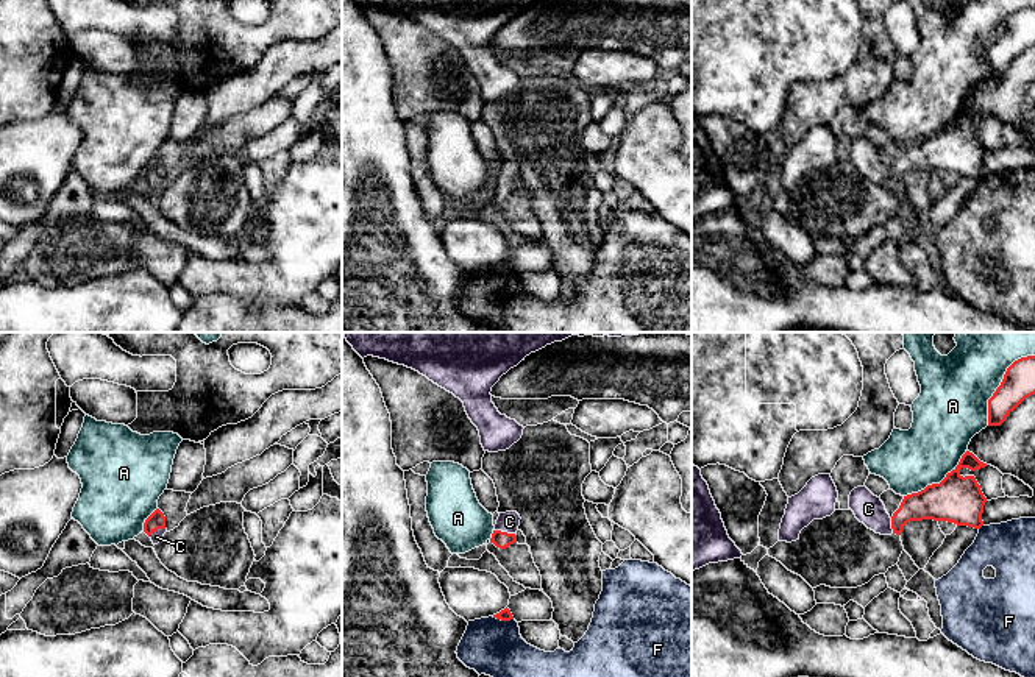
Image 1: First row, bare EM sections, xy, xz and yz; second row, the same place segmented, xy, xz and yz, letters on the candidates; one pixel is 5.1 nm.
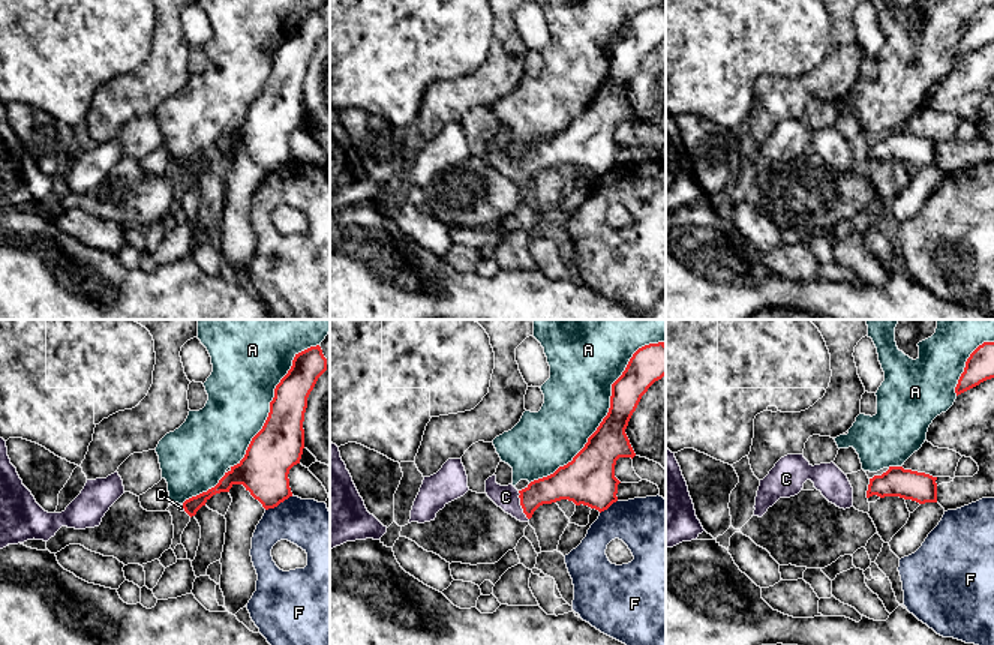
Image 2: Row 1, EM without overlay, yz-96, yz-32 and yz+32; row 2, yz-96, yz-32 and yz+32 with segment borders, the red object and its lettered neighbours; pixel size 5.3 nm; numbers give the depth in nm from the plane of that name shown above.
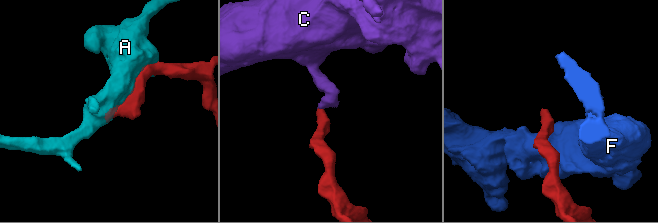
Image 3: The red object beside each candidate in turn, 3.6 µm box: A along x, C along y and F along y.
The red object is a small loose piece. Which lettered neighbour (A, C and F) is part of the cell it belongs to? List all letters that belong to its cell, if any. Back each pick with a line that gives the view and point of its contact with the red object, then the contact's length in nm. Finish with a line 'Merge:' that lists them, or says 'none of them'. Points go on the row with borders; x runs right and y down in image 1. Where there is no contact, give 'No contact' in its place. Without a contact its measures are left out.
C: Touches red at xz (505, 532). Shared border 110 nm
Merge: C

